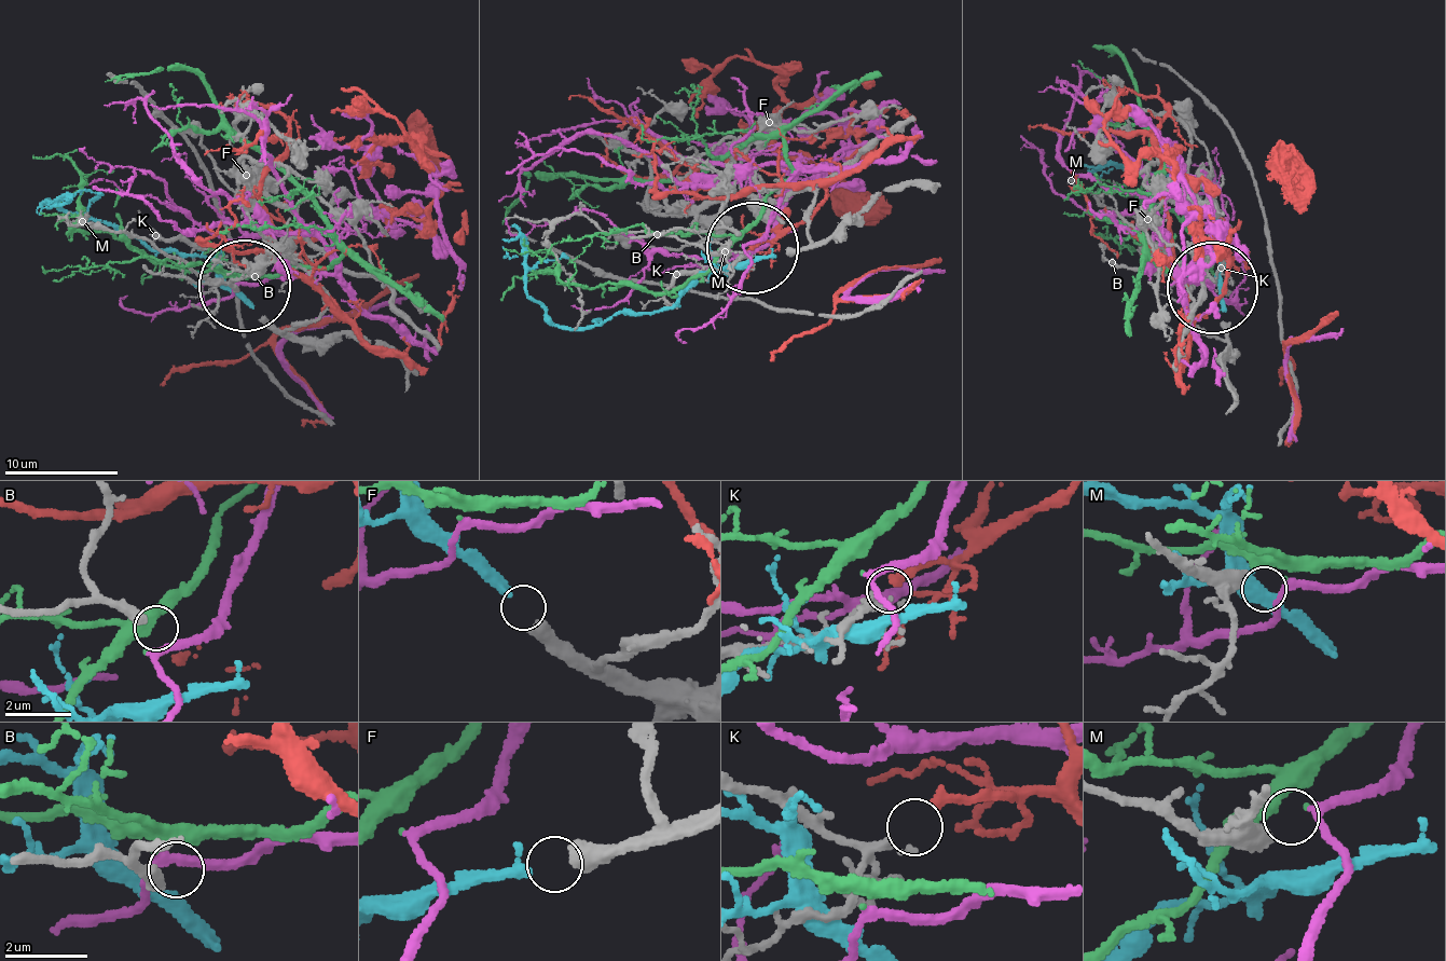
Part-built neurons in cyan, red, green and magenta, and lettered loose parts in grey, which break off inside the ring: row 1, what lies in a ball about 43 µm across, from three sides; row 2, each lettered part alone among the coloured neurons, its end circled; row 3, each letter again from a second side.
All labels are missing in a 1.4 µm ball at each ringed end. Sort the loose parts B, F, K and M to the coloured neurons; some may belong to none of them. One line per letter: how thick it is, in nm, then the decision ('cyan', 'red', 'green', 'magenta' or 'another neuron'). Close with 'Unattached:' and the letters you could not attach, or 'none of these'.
B: calibre 360 nm; another neuron
F: calibre 480 nm; cyan
K: calibre 120 nm; red
M: calibre 360 nm; magenta
Unattached: B

